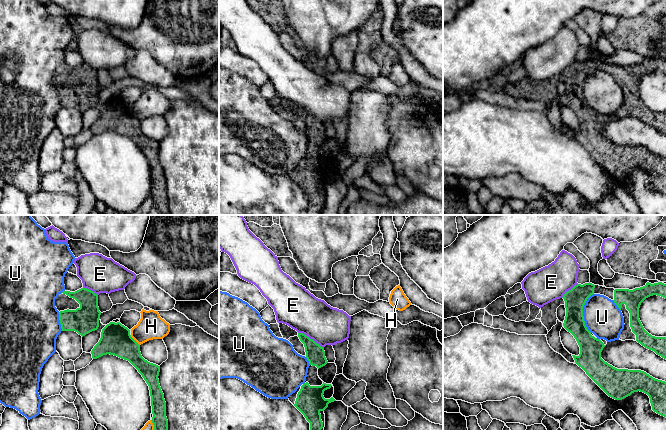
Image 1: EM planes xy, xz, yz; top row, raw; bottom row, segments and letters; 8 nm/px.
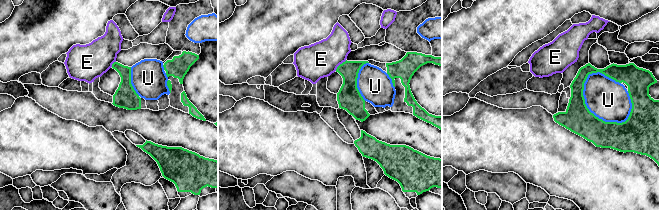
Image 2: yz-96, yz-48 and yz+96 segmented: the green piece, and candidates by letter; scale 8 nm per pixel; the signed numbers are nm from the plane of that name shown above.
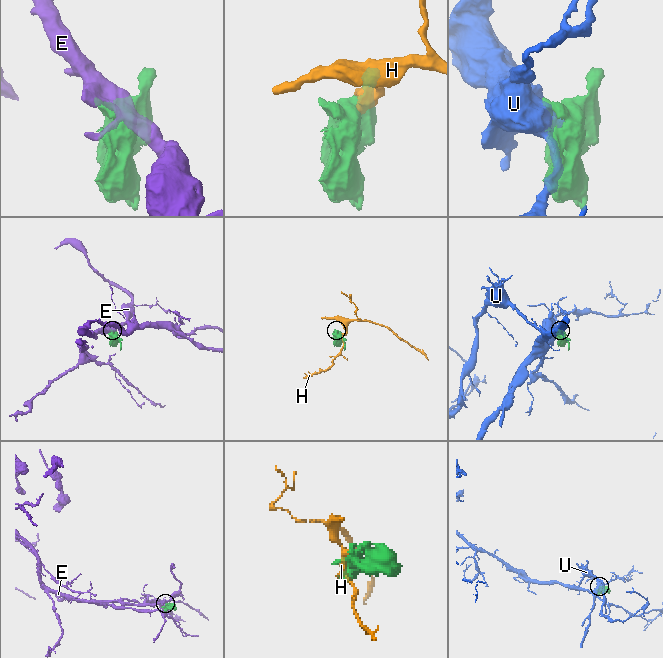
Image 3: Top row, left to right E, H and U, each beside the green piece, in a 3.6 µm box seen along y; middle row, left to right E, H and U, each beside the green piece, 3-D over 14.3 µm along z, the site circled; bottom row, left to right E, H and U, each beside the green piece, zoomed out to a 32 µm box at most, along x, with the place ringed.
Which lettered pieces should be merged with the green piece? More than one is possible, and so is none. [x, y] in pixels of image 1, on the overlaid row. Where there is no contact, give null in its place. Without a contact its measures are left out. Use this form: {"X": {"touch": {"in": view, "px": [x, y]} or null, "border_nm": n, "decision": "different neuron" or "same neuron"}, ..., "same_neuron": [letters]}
{"E": {"touch": {"in": "xz", "px": [311, 339]}, "border_nm": 240, "decision": "different neuron"}, "H": {"touch": {"in": "xy", "px": [134, 340]}, "border_nm": 120, "decision": "different neuron"}, "U": {"touch": {"in": "yz", "px": [582, 313]}, "border_nm": 320, "decision": "different neuron"}, "same_neuron": []}

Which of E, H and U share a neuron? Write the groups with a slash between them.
E / H / U

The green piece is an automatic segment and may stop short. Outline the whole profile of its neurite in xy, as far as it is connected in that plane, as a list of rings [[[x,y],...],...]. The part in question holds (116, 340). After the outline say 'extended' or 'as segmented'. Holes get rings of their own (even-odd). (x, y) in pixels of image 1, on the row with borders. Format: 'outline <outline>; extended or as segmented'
outline [[[120,322],[107,324],[102,329],[101,338],[91,354],[93,359],[110,354],[129,361],[149,386],[154,430],[168,430],[166,402],[158,379],[160,366],[142,357],[140,345],[131,337],[127,327]]]; as segmented

